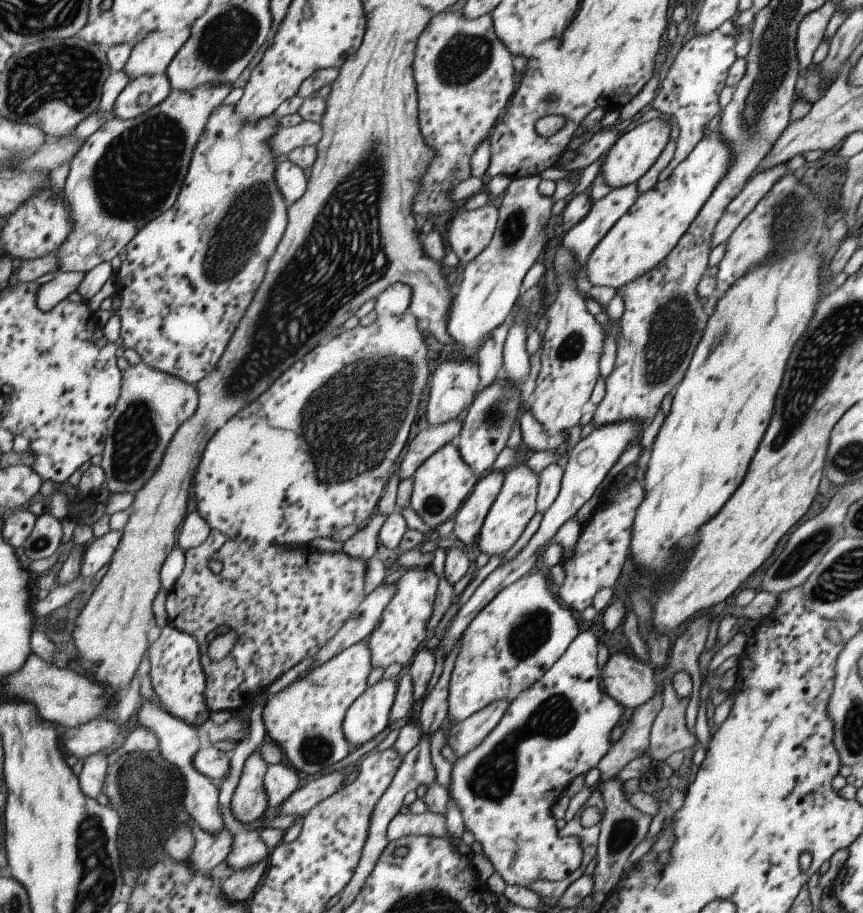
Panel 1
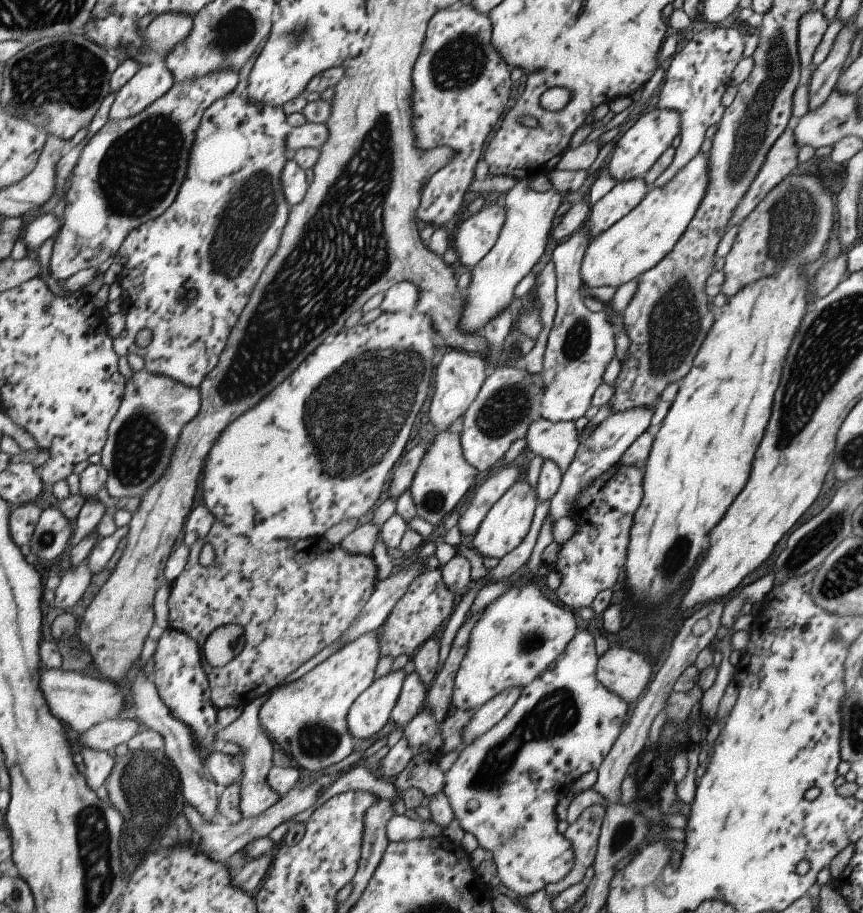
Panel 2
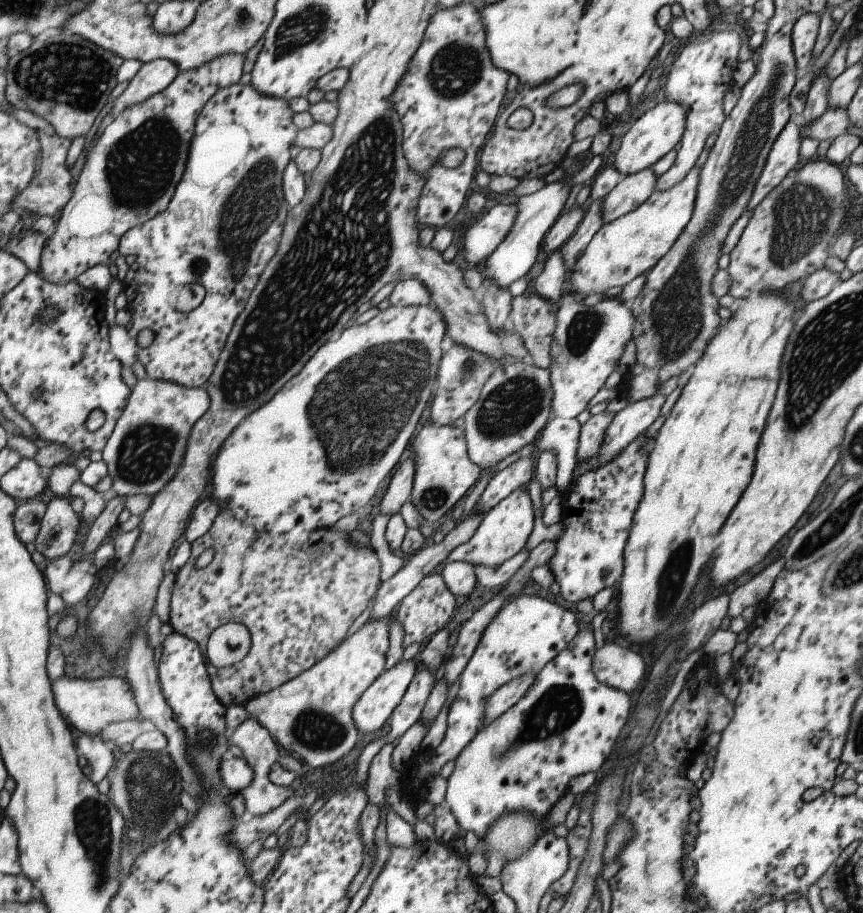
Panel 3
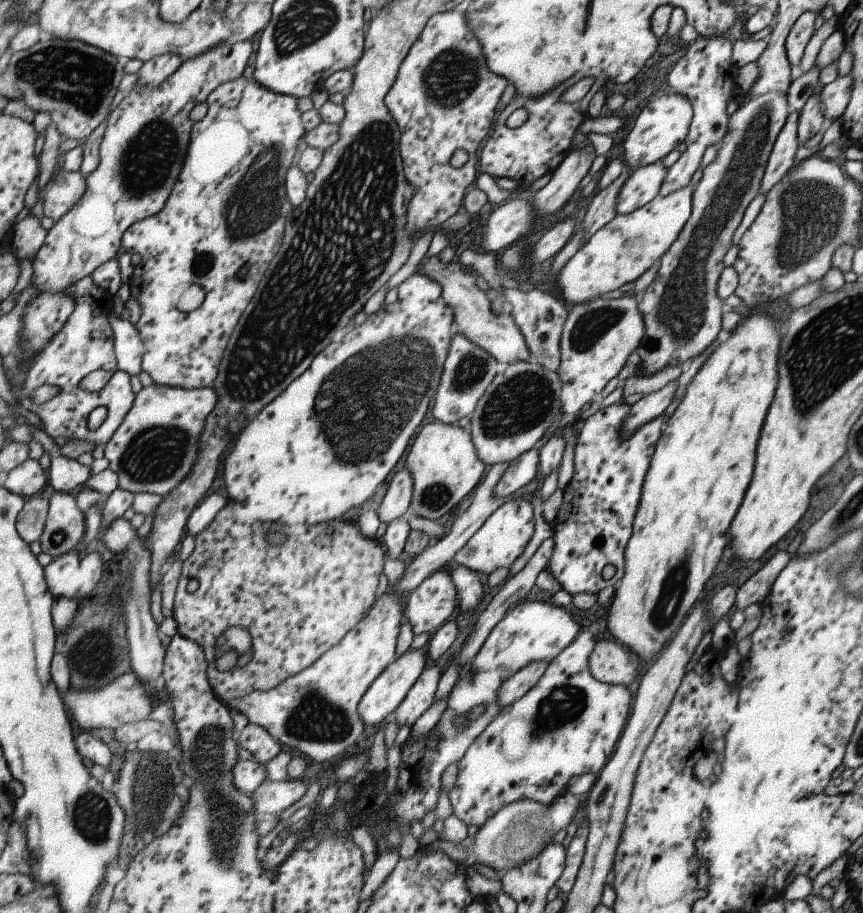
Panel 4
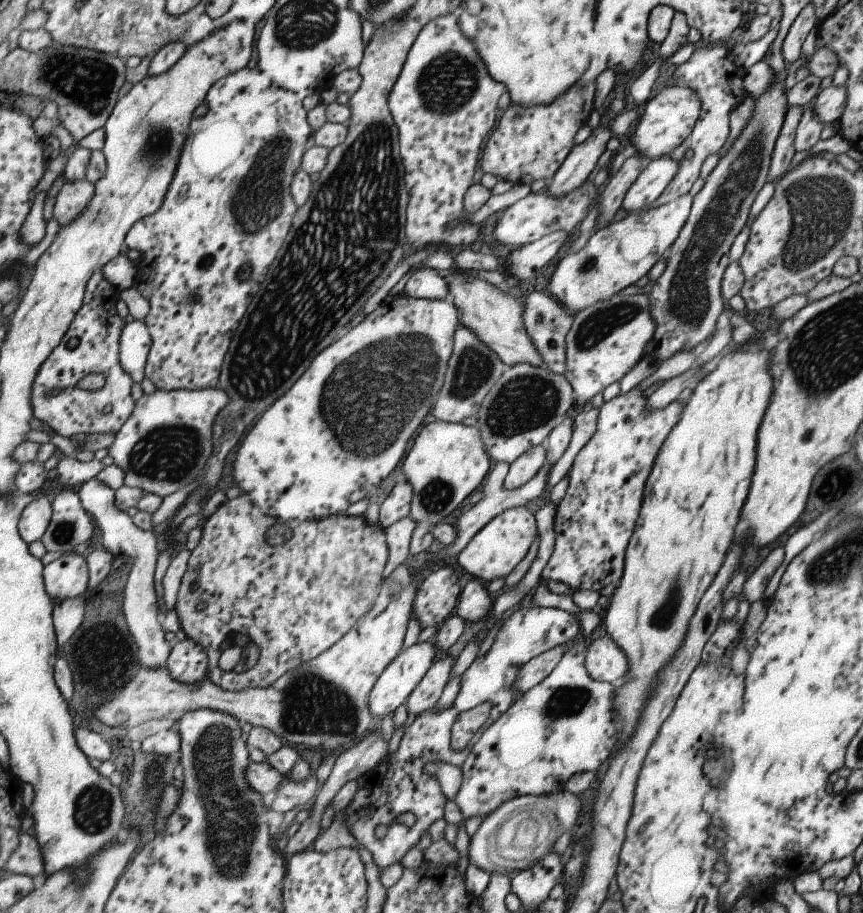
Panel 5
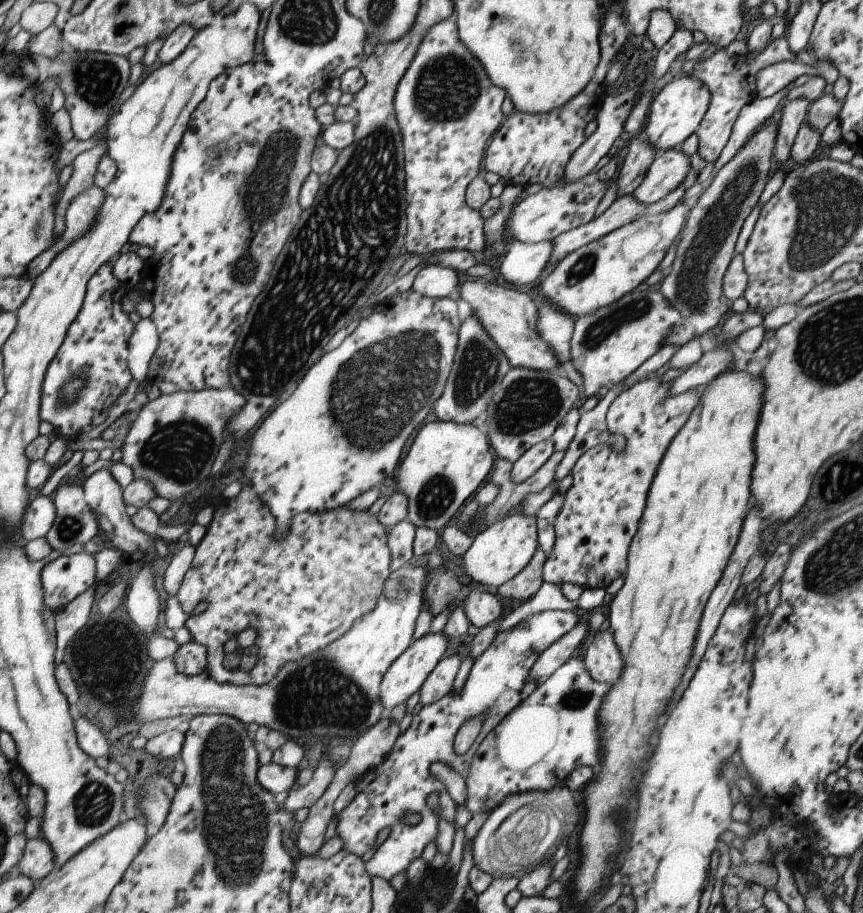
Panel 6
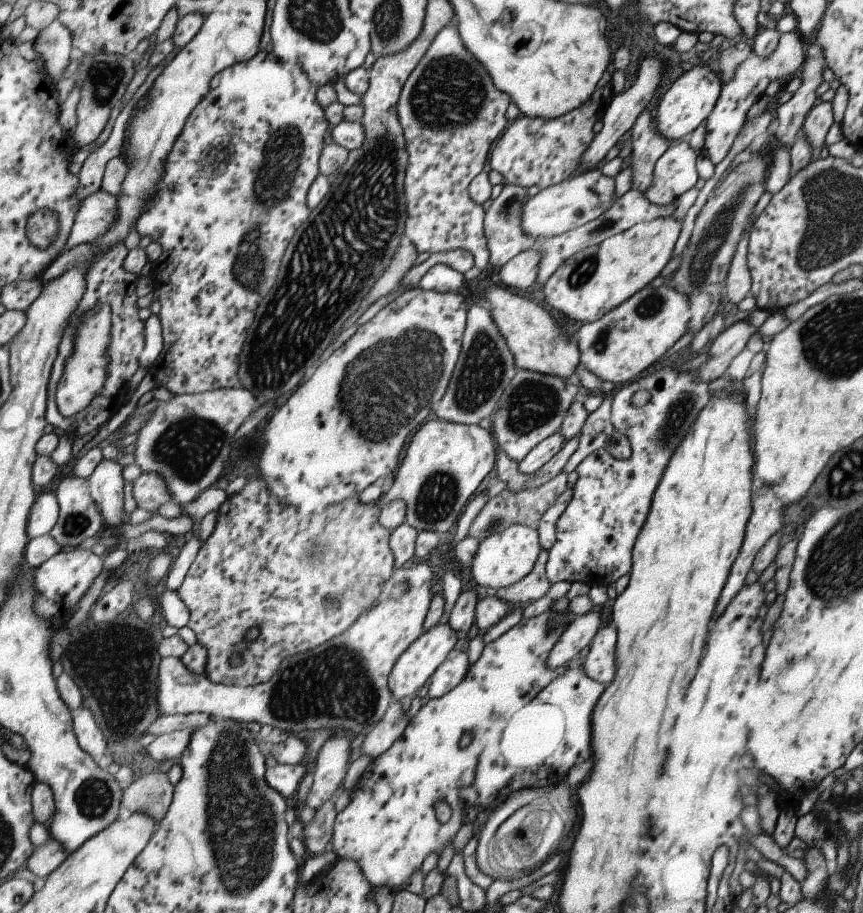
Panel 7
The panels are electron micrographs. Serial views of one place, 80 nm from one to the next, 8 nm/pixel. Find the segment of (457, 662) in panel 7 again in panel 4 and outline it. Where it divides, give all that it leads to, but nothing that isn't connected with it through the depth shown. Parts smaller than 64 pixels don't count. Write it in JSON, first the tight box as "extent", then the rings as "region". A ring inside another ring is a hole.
{"extent":[394,666,441,727],"region":[[[429,666],[418,674],[417,680],[409,688],[405,698],[394,710],[394,720],[399,727],[412,724],[431,706],[434,701],[435,689],[440,679],[441,669],[438,666]]]}

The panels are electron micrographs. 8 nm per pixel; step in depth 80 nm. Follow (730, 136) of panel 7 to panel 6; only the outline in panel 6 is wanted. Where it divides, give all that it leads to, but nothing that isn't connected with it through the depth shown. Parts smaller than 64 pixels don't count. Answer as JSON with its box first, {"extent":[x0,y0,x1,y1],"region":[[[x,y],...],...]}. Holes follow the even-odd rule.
{"extent":[690,35,798,163],"region":[[[781,35],[771,39],[766,49],[755,53],[748,60],[744,56],[739,56],[737,59],[731,58],[723,48],[714,47],[705,54],[702,62],[695,65],[694,71],[690,75],[697,77],[710,92],[707,110],[694,132],[698,140],[696,153],[706,163],[717,160],[719,152],[723,150],[723,146],[731,134],[731,126],[733,126],[739,110],[756,97],[756,74],[764,67],[783,61],[798,62],[798,59],[797,55],[788,47],[784,35]]]}

